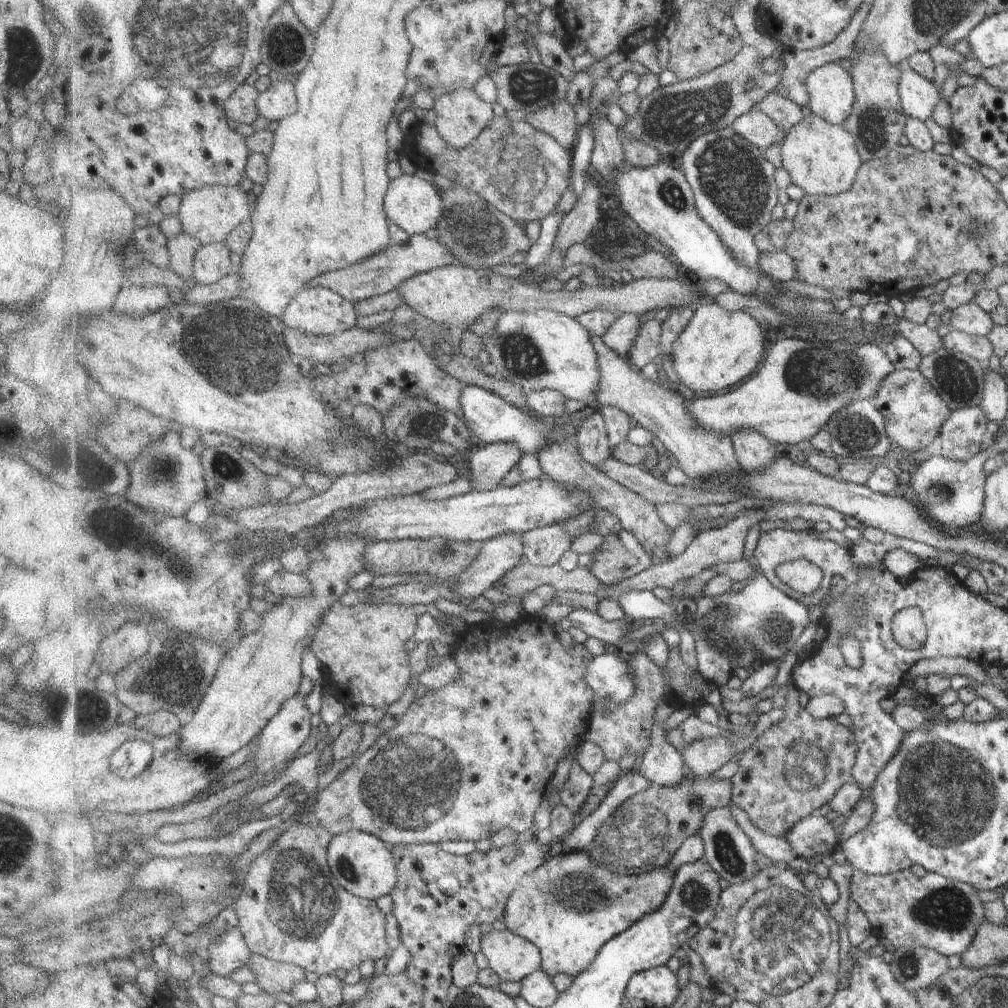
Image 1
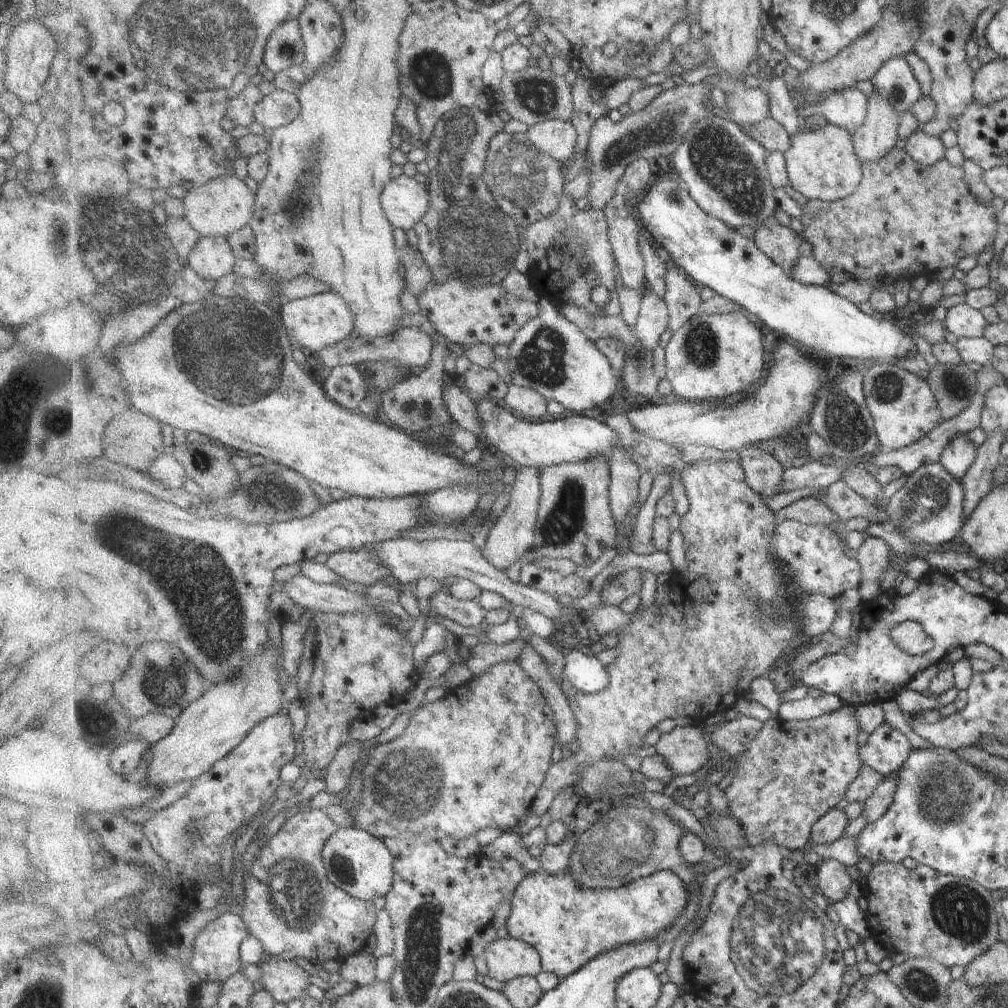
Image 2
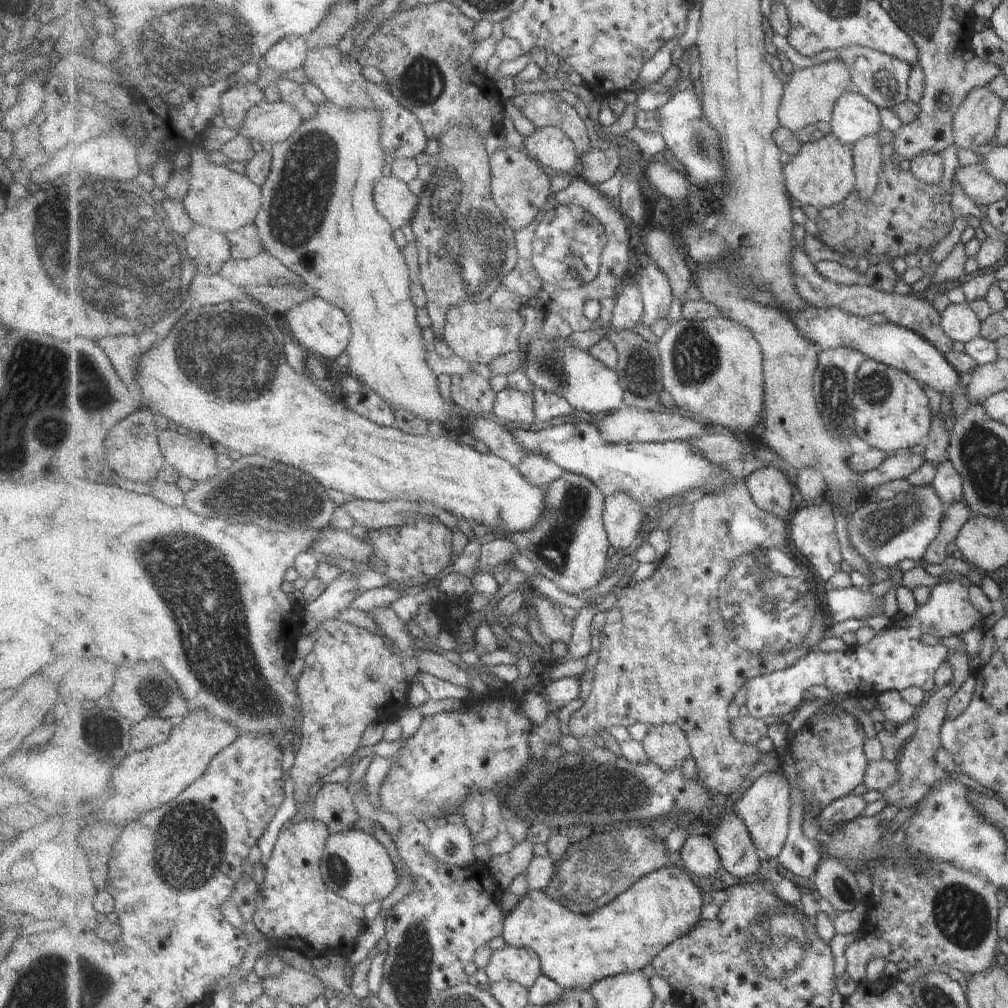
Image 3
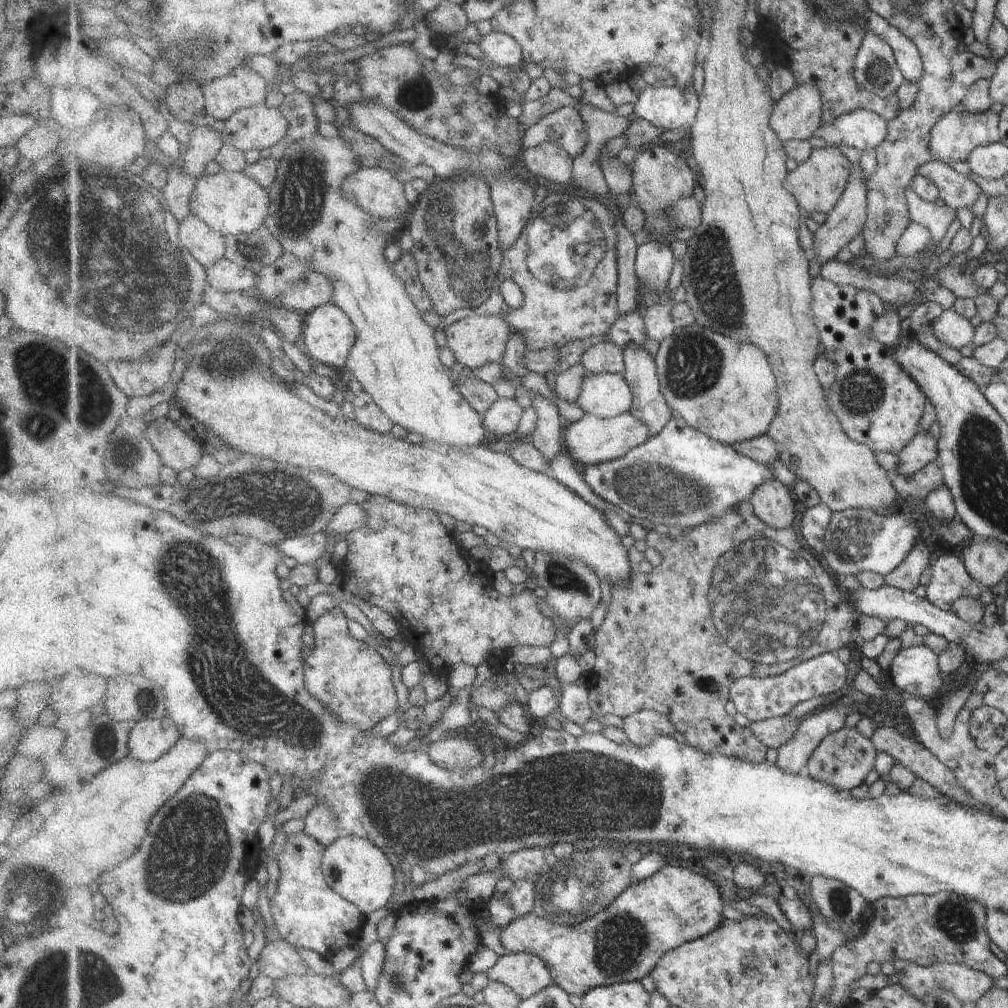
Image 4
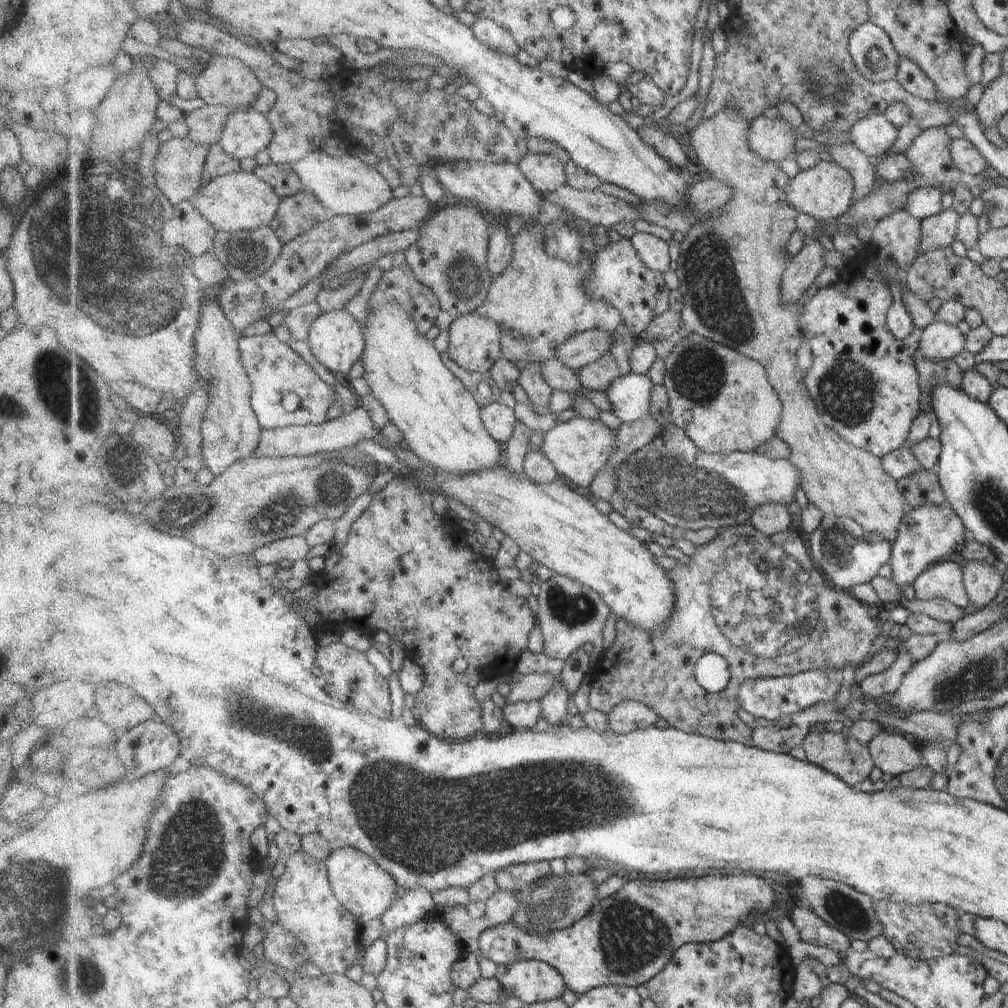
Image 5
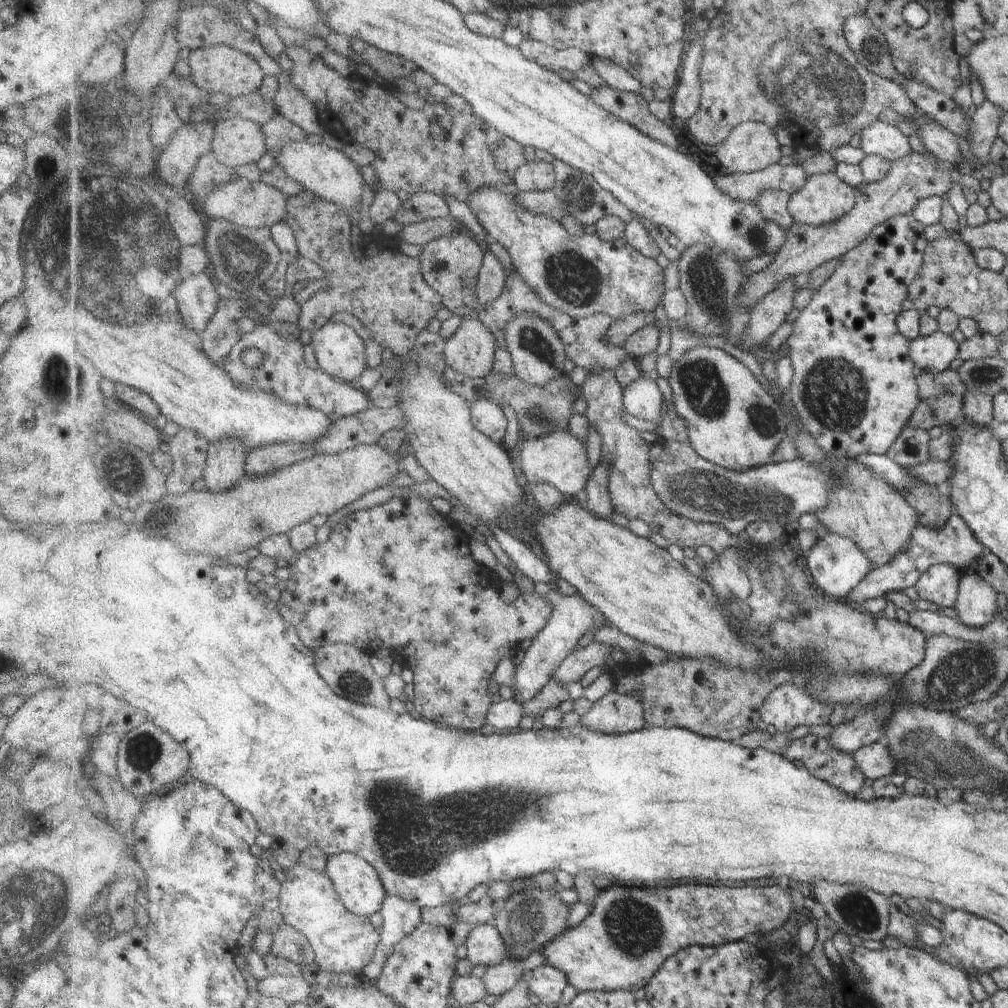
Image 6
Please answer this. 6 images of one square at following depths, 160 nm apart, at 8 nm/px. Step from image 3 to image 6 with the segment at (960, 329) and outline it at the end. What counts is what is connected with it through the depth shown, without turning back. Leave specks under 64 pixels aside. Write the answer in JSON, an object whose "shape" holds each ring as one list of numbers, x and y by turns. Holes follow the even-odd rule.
{"shape":[[938,330,911,342,911,357,921,371,941,373,958,356,959,344]]}

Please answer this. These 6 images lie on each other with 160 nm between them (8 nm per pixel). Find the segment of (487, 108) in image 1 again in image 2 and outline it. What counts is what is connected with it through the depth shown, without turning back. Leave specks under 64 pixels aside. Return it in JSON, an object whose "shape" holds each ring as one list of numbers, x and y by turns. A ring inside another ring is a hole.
{"shape":[[458,107,440,119,435,135,429,140,426,161,431,170,427,183,431,192,431,209,415,230,420,238,418,247,431,265,436,281,443,283,458,277,472,287,486,286,504,282,506,276,516,269,514,266,520,252,519,224,497,203,486,181,486,162,491,144,504,128,506,123,495,111]]}

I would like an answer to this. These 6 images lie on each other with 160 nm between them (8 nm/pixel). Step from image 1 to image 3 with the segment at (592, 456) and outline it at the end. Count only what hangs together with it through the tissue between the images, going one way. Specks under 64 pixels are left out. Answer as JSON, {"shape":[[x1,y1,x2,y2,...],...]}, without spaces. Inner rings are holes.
{"shape":[[570,471,565,473,547,489,550,503,547,504,547,513,539,522,538,527,525,533,506,533,505,536,494,532,497,538,506,538,514,541,521,552,531,560,546,577,554,581,560,590,566,592,584,592,590,588,596,588,610,568,608,552,610,552,611,540,605,527,605,504,607,496,587,476]]}

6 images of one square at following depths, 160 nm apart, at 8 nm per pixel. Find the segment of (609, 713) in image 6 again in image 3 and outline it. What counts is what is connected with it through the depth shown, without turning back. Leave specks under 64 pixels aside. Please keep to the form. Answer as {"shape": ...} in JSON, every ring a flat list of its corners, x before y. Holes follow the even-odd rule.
{"shape":[[679,724,650,726,650,734,643,743,651,759,668,772,681,769,693,756,690,739]]}

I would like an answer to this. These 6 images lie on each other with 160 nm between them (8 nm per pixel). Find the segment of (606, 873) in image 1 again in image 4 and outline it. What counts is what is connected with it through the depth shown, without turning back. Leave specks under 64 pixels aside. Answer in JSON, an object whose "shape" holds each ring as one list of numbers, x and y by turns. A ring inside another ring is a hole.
{"shape":[[667,865,652,878,633,884,615,904,610,904,588,921,564,925,531,914,515,919,502,929,501,943,508,954,528,953,540,956,555,977,556,985,570,995,584,998,592,990,602,986,644,980,646,976,652,976,660,962,676,948,714,934,726,920,723,914,725,904,716,883,716,878,709,874,703,876,702,872,696,874,688,868]]}

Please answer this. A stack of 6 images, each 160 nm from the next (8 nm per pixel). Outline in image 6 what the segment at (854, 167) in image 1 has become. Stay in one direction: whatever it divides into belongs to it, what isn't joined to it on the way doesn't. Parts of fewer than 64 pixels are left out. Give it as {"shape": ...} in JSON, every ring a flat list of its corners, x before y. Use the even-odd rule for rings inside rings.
{"shape":[[834,171,831,173,811,175,807,185,803,186,799,193,793,195,789,207,796,222,821,225,842,219,843,216,855,210,857,203,857,187,852,187,850,184,844,182,844,180,836,174,836,171]]}

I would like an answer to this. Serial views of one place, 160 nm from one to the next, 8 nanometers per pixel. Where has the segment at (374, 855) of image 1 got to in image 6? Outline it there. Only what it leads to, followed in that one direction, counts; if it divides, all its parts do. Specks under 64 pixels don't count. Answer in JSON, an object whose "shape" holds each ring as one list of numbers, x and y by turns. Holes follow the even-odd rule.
{"shape":[[346,851,329,858,328,876,334,881,336,890,351,913,361,917,370,917,372,914,380,913,385,900,391,895,386,888,380,873,364,857,353,852]]}

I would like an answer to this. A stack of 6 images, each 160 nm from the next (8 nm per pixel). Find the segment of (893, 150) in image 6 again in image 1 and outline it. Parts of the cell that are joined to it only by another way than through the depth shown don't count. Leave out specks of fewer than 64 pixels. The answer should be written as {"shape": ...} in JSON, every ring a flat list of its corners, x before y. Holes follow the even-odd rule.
{"shape":[[840,61,815,68,806,87,811,94,812,112,832,124,846,124,857,101,857,90,853,74]]}

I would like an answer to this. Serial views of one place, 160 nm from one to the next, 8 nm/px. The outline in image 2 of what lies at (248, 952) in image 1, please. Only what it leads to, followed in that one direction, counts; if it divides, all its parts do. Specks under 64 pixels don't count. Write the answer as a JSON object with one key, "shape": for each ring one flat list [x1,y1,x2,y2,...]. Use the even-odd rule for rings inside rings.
{"shape":[[237,911,223,912,220,917,210,922,196,938,192,969,200,975,203,983,214,981,222,983,242,971,245,962,240,960,242,944,250,938,251,932,246,921]]}

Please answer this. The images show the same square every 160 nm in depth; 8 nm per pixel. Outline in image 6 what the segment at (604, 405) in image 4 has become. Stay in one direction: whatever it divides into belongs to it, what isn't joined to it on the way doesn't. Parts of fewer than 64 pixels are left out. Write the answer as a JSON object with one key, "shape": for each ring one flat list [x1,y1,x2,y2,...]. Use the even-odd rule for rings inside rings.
{"shape":[[643,375,624,391,627,412,644,420,656,423,664,406,663,392,653,378]]}

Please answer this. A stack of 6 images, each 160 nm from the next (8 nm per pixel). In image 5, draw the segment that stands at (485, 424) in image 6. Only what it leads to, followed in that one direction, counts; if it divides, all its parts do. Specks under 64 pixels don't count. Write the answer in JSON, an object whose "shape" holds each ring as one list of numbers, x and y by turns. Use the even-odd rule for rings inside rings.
{"shape":[[499,402,483,407,483,419,492,436,504,446,515,435,517,425,521,422,514,408]]}

